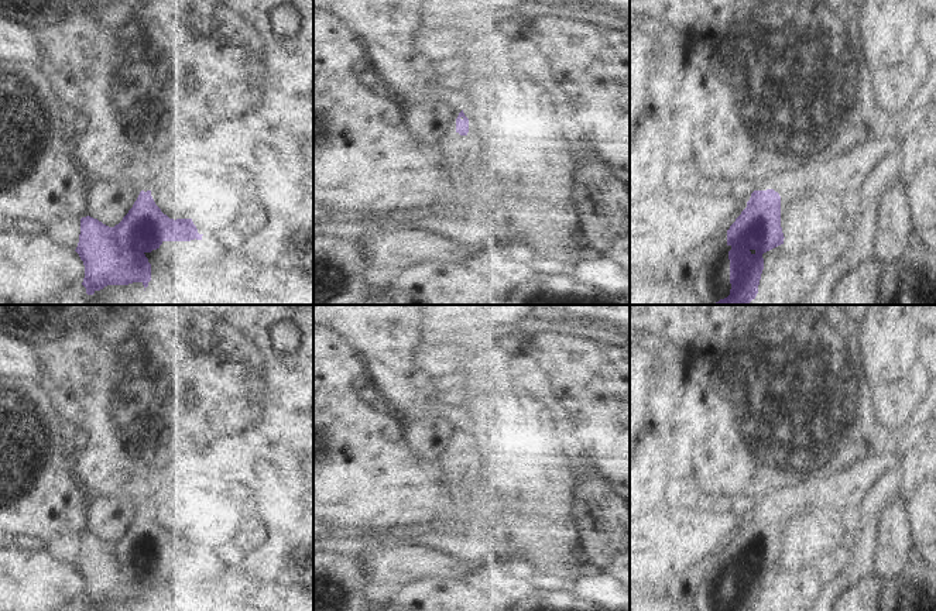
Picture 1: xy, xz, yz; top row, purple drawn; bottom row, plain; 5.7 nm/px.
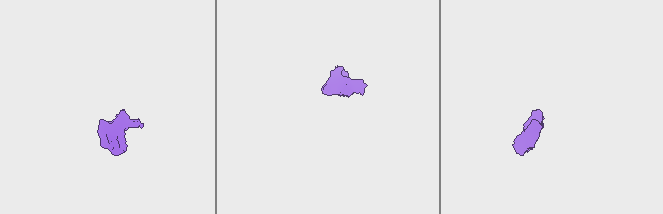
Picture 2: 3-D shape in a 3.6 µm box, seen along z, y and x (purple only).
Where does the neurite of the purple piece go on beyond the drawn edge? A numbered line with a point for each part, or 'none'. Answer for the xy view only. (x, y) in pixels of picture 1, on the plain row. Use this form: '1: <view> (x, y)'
none

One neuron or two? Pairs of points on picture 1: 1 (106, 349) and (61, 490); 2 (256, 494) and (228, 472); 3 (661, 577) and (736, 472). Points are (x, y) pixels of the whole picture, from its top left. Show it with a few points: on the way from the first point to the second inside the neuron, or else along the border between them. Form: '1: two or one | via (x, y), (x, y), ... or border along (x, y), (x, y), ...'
1: two | border along (74, 476), (89, 497)
2: one | via (249, 488), (232, 479)
3: two | border along (710, 500), (726, 504)

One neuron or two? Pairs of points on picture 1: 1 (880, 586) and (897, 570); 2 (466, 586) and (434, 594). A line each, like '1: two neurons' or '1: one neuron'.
1: two neurons
2: one neuron

